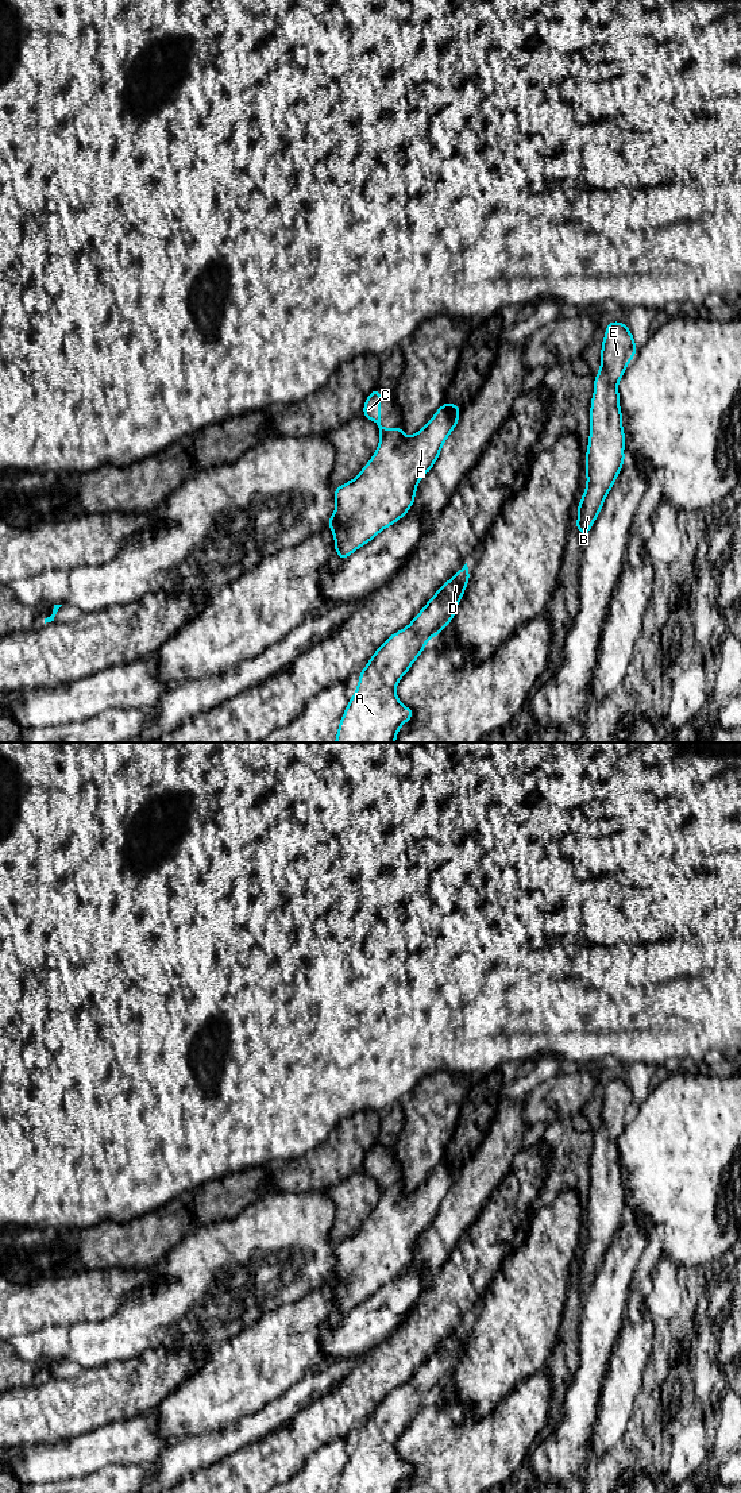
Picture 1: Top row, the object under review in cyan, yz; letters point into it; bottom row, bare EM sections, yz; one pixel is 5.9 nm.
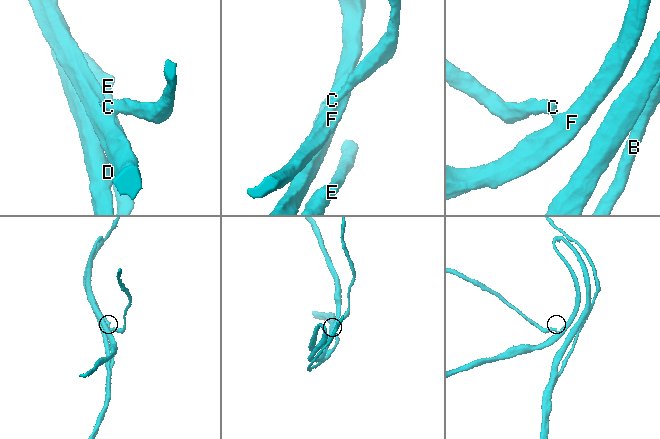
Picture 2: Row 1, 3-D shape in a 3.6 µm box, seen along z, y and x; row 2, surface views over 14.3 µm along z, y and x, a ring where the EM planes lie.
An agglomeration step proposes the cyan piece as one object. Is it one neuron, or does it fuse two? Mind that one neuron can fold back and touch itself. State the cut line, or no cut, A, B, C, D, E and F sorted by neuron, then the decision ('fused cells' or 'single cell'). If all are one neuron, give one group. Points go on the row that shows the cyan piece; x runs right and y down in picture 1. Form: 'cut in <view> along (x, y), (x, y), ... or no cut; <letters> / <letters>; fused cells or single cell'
cut in yz along (393, 428), (381, 435); A B D E F / C; fused cells

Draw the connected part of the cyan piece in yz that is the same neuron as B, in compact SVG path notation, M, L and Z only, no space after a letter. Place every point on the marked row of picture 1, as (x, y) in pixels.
M606 323L601 370L594 379L590 437L586 452L586 491L578 506L578 528L586 539L625 462L625 433L618 382L636 355L634 337L625 323Z

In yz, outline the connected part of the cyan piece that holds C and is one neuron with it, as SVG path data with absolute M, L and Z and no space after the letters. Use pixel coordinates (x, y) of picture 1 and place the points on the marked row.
M378 387L374 389L367 397L362 414L378 425L381 435L386 435L393 429L393 428L383 428L381 425L381 389Z

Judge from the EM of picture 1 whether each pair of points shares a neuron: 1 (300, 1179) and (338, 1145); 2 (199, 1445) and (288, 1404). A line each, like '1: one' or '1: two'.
1: one
2: one

